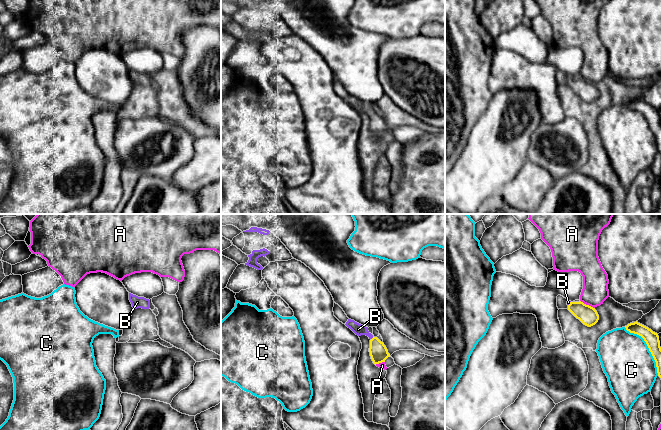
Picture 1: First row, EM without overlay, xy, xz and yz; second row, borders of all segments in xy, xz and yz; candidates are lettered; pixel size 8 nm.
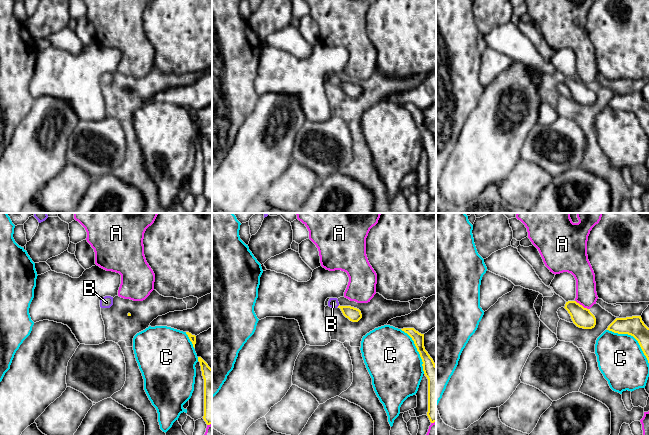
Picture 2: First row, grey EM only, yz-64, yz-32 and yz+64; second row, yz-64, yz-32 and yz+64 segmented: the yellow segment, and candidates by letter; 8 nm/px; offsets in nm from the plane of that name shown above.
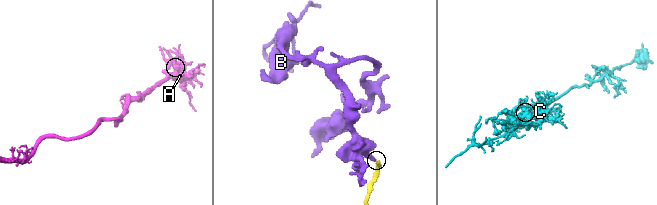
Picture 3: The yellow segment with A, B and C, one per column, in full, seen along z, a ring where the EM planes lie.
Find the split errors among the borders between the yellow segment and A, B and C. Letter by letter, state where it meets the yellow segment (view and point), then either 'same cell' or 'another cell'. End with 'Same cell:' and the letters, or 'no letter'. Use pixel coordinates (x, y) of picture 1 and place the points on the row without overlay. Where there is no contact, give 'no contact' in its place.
A: yz (587, 81) | another cell
B: xz (372, 114) | same cell
C: yz (648, 123) | another cell
Same cell: B

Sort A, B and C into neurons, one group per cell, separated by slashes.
A / B / C

